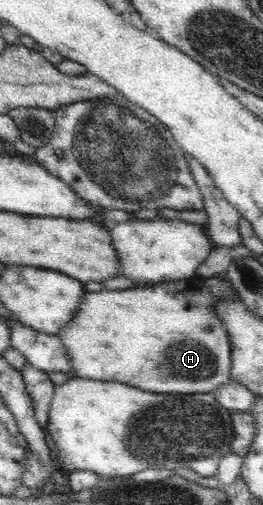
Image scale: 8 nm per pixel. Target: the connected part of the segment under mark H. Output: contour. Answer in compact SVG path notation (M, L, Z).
M197 273L188 279L169 281L159 285L147 285L146 287L125 288L123 290L102 288L99 292L85 290L84 296L80 298L80 305L76 308L76 313L68 324L58 332L58 337L61 339L61 344L63 344L68 354L75 377L107 382L117 380L117 382L123 382L123 384L129 384L129 386L135 386L135 388L141 388L141 390L149 390L149 392L159 392L159 394L167 392L179 394L212 393L231 379L231 347L229 337L222 320L214 311L214 302L217 299L226 299L227 297L237 299L237 294L235 294L229 282L219 280L216 276L205 278Z

